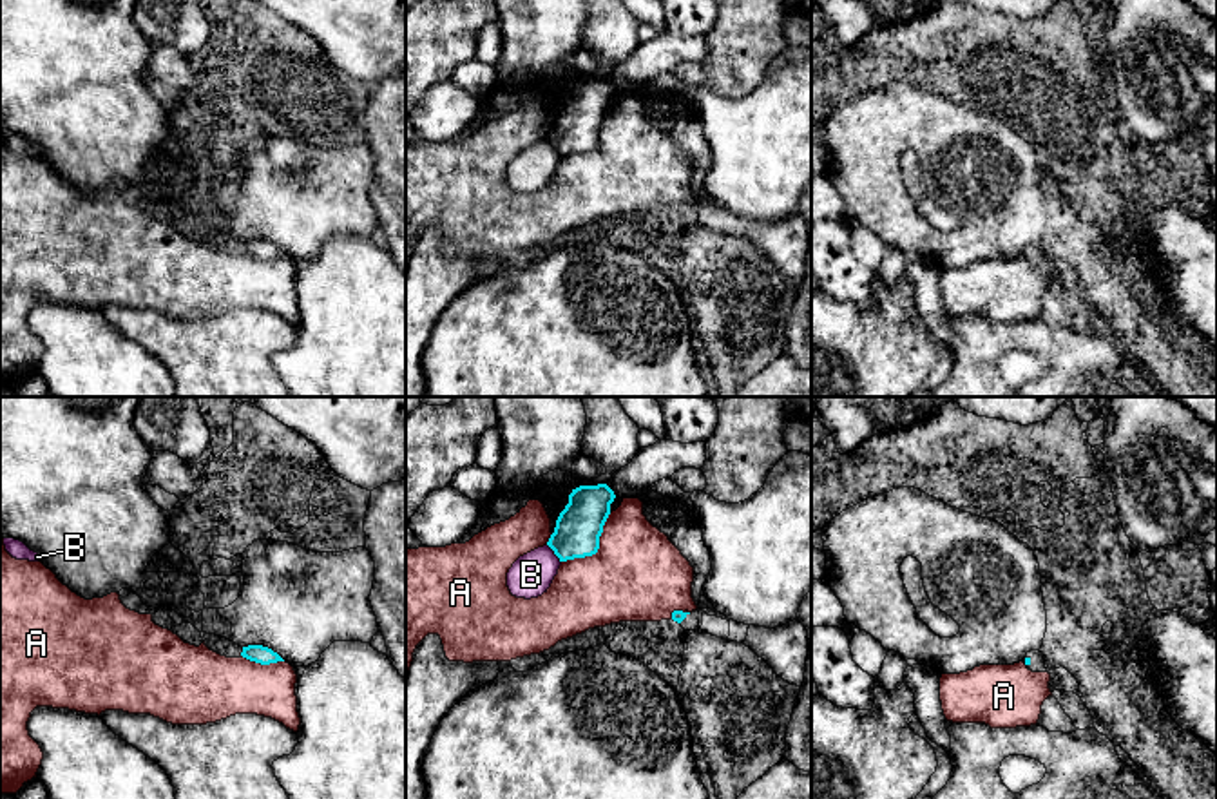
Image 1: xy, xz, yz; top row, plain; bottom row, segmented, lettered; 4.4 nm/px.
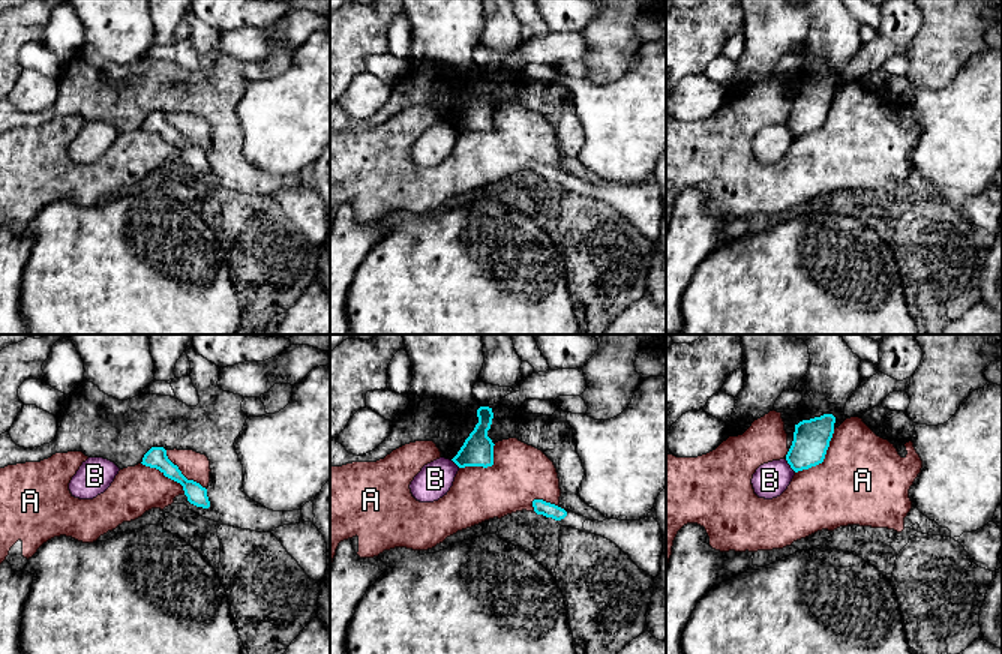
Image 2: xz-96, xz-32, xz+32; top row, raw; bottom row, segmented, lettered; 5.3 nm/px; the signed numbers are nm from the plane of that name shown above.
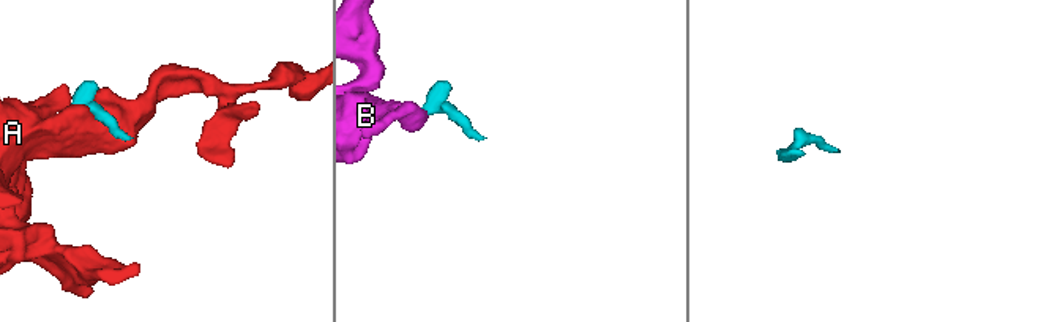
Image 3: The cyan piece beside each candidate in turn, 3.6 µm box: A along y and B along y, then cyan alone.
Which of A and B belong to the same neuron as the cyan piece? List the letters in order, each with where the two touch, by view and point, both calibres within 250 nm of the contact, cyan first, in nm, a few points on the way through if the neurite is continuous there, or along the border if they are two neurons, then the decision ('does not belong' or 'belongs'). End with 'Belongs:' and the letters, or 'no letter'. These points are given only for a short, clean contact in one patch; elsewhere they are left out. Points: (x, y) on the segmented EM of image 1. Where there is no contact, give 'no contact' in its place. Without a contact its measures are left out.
A: contact xz (598, 548); calibres 200 and 420 nm; does not belong
B: contact xz (555, 553); calibres 200 and 190 nm; border xz (547, 544), (560, 562); does not belong
Belongs: no letter

